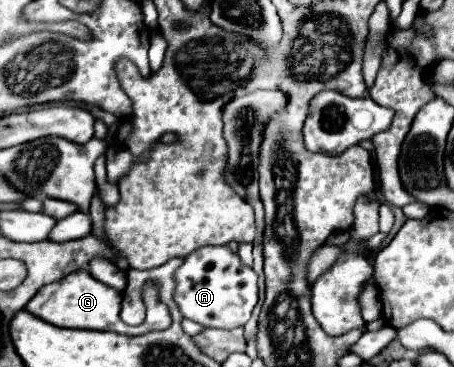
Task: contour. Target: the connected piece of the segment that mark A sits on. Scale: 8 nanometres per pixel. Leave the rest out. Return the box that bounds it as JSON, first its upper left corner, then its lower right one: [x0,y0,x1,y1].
[176,246,258,330]

